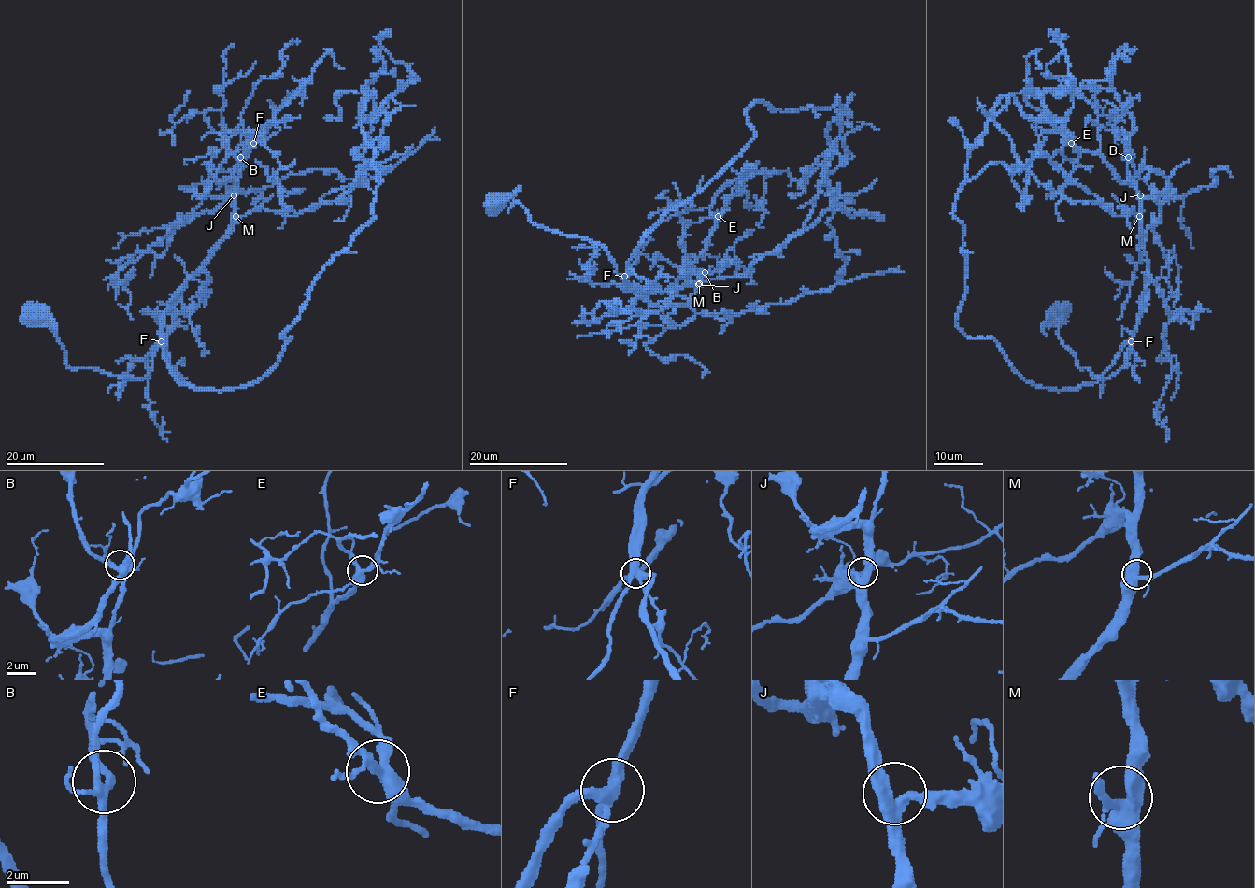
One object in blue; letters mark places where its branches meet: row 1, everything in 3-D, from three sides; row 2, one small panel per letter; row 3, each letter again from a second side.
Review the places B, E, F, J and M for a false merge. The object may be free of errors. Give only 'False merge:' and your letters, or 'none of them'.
False merge: none of them

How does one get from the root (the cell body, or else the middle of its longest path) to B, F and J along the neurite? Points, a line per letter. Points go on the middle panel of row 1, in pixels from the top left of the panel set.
B: (495, 201), (497, 195), (510, 196), (534, 224), (599, 243), (616, 271), (639, 288), (698, 286), (705, 272)
F: (495, 201), (497, 195), (510, 196), (529, 213), (534, 224), (599, 243), (616, 271), (624, 276)
J: (495, 201), (497, 195), (510, 196), (529, 213), (534, 224), (599, 243), (629, 284), (662, 292), (698, 284)

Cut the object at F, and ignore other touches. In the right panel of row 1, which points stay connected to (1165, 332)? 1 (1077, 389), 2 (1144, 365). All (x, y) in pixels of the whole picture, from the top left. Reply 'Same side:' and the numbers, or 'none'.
Same side: 1

